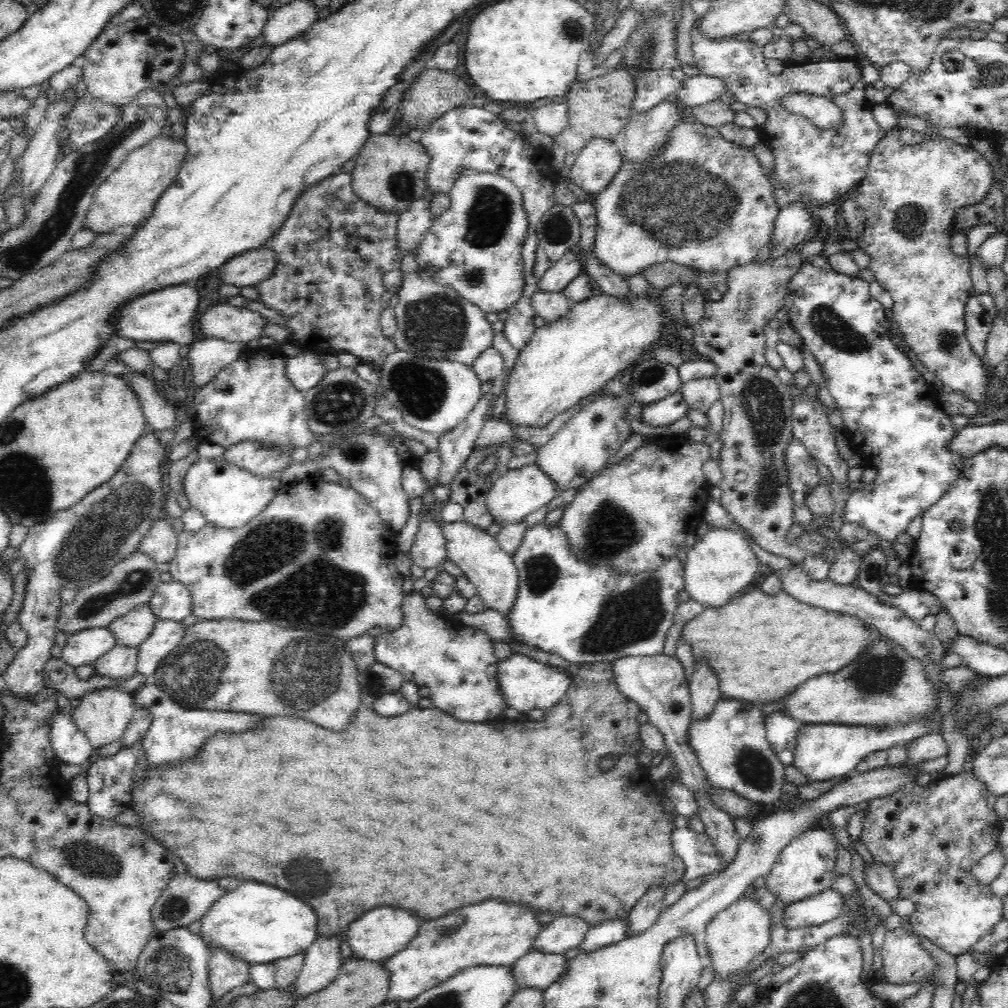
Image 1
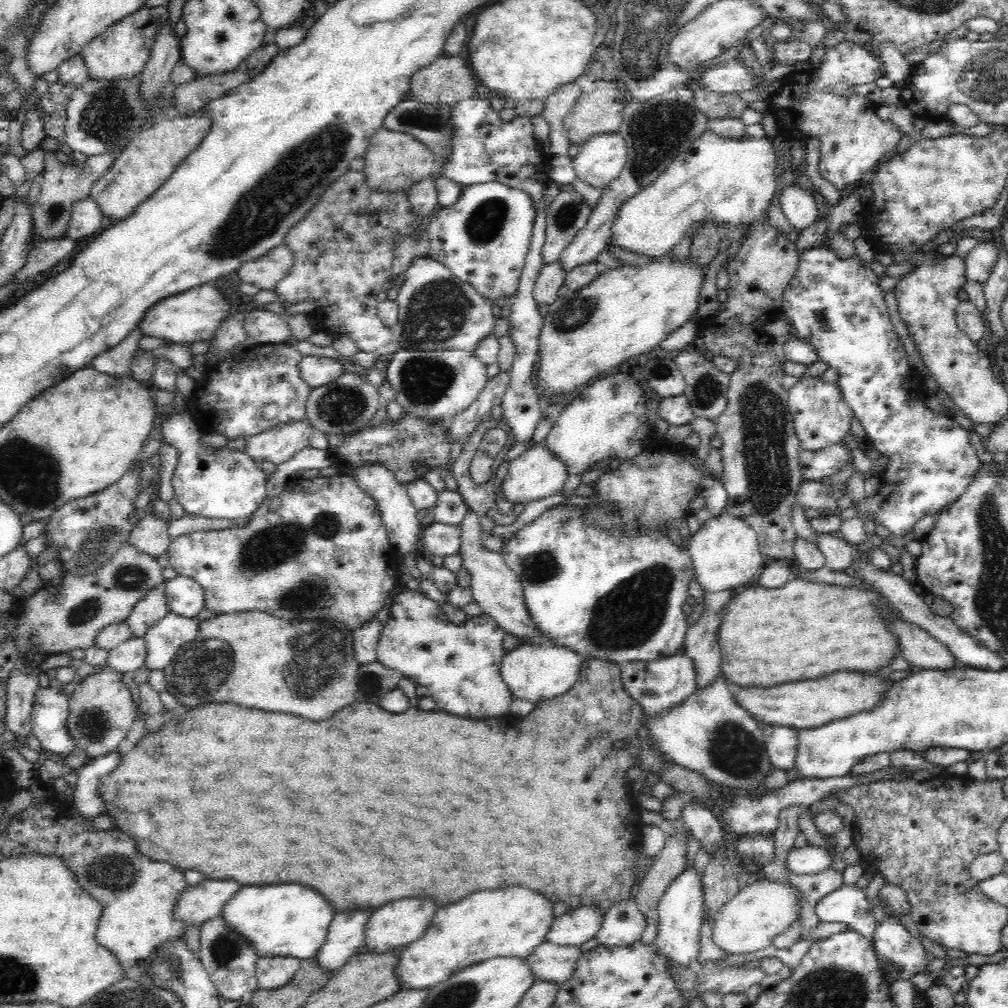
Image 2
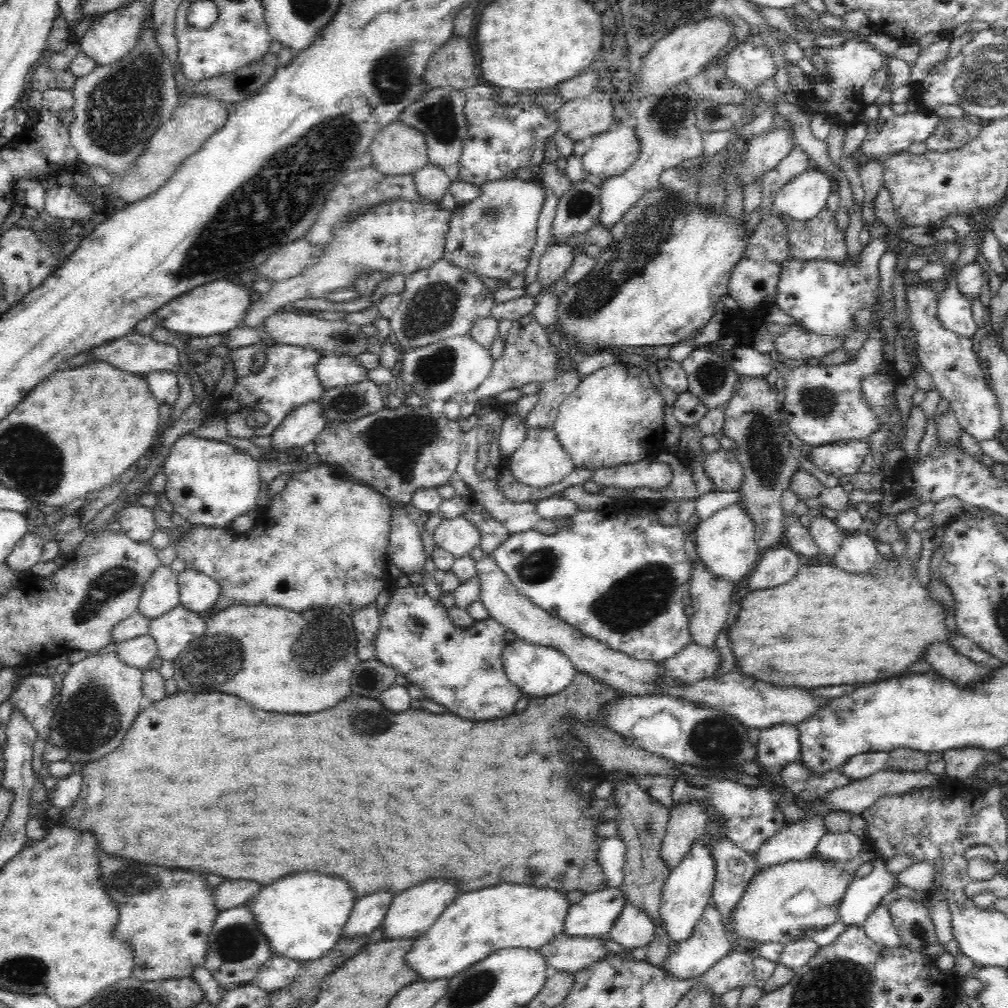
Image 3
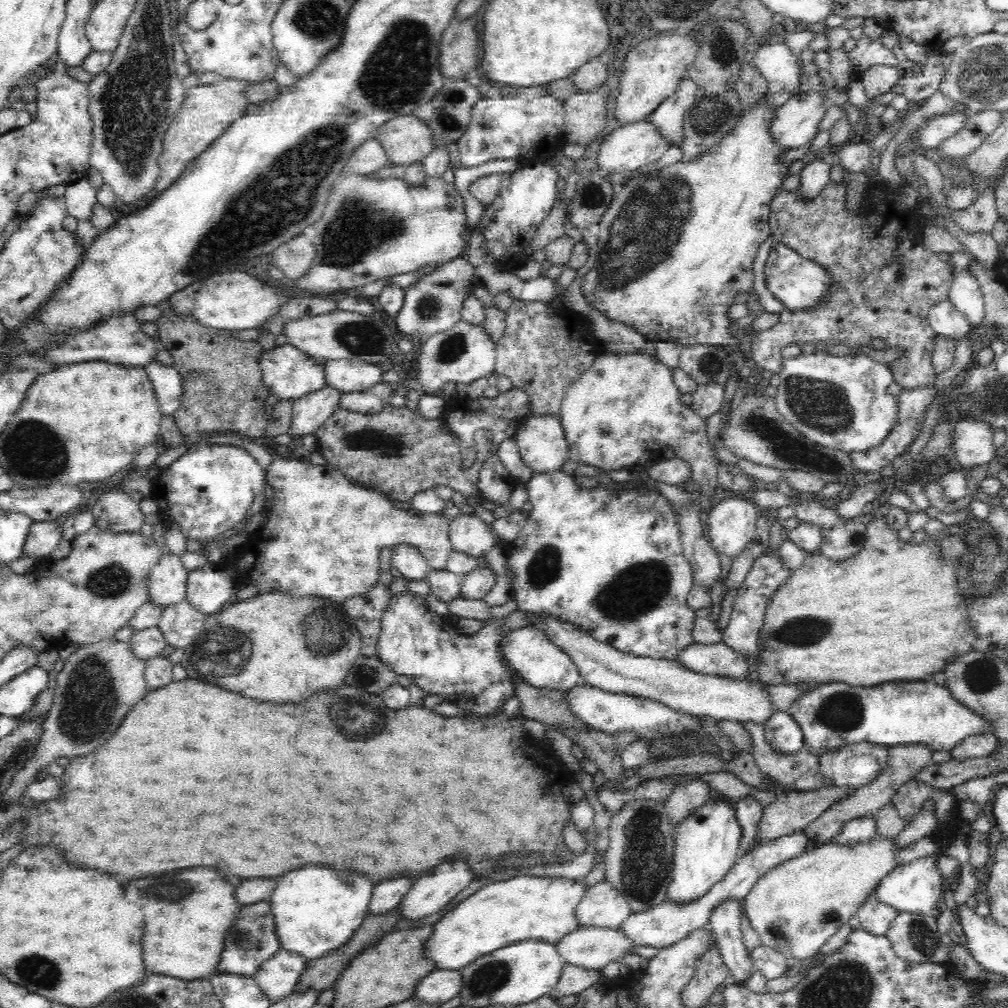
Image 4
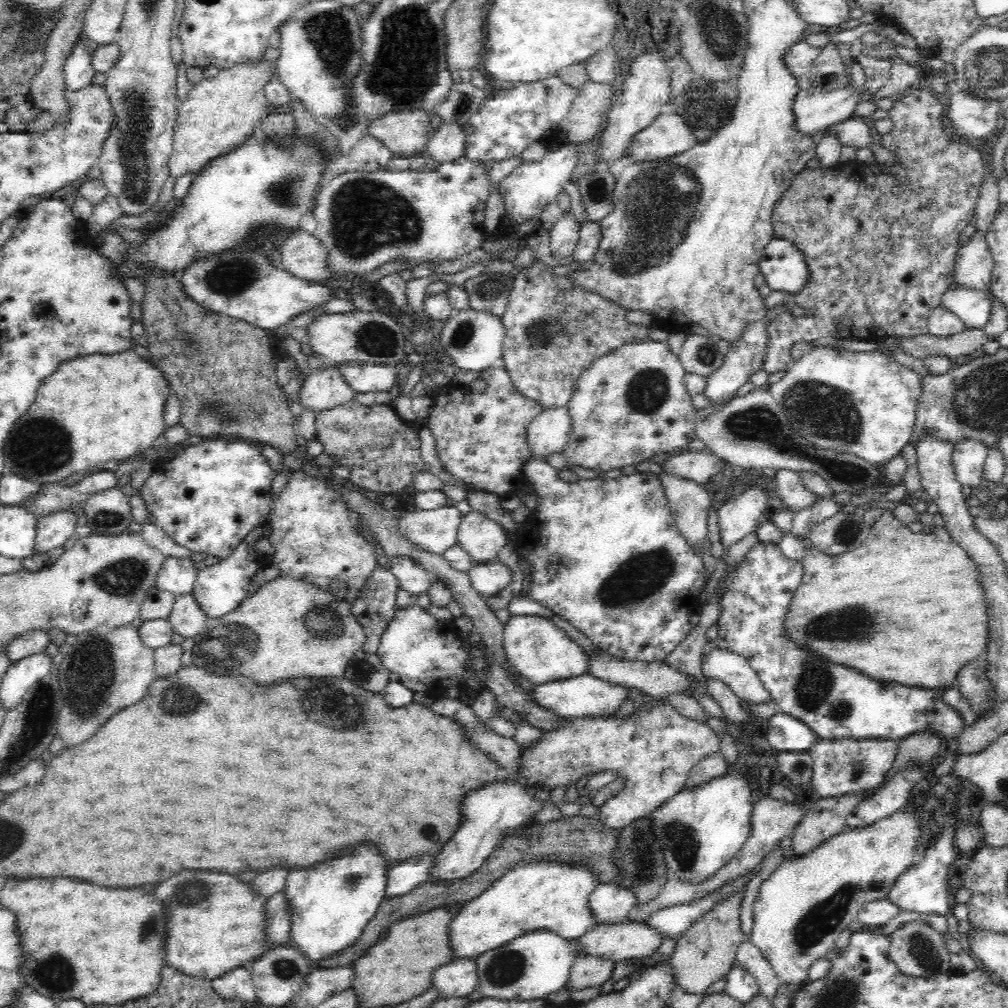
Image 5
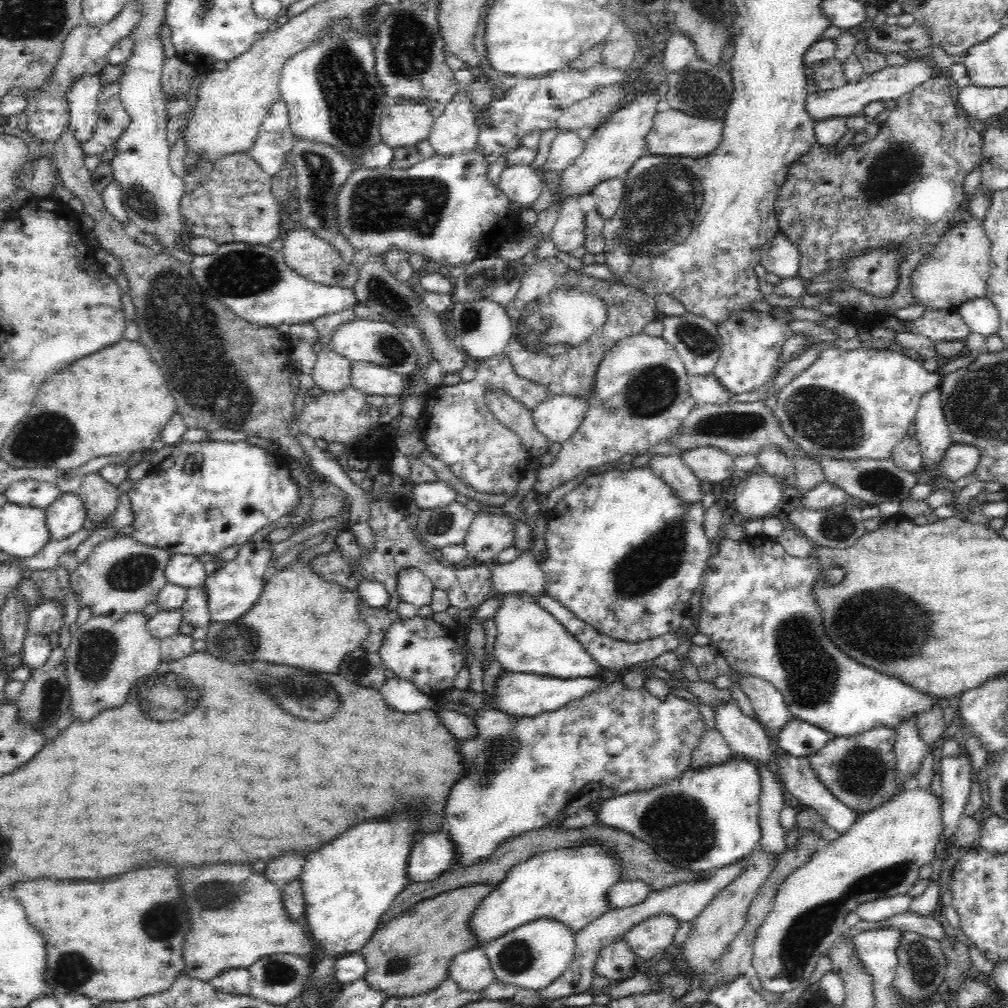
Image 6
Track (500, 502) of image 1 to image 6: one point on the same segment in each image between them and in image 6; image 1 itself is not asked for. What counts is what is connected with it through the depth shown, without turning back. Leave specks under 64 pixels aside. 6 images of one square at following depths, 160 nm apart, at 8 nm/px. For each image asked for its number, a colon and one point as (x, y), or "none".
2: (538, 473)
3: (540, 461)
4: (540, 440)
5: (549, 433)
6: (557, 418)

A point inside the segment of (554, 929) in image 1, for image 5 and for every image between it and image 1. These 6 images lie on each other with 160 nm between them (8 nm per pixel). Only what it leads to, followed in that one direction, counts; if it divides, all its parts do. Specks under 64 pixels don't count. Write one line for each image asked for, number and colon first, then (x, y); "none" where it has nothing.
2: (576, 927)
3: (594, 916)
4: (602, 906)
5: (610, 904)

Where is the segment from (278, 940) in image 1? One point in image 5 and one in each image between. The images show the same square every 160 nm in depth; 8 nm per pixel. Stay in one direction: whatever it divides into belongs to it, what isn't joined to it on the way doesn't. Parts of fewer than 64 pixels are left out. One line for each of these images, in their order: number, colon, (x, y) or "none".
2: (289, 920)
3: (302, 917)
4: (315, 911)
5: (330, 904)

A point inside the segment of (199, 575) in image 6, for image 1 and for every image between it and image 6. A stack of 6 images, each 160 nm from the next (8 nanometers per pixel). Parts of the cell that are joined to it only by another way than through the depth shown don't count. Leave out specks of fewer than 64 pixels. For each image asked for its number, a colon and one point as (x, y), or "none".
1: (130, 630)
2: (152, 607)
3: (160, 594)
4: (167, 580)
5: (176, 575)

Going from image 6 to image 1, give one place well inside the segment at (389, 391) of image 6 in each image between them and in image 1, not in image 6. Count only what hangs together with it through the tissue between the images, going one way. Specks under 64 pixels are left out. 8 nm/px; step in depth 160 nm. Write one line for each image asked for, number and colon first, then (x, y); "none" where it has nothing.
1: (304, 371)
2: (316, 371)
3: (337, 370)
4: (344, 375)
5: (362, 377)

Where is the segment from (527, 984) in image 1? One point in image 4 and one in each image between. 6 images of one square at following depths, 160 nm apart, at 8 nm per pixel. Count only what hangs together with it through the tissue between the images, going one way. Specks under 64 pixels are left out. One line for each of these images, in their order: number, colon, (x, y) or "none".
2: (548, 962)
3: (565, 953)
4: (591, 948)

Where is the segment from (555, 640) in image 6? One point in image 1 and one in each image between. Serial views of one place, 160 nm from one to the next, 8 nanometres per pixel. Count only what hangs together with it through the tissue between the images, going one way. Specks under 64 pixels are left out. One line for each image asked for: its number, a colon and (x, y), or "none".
1: (525, 684)
2: (531, 672)
3: (537, 670)
4: (528, 652)
5: (538, 650)

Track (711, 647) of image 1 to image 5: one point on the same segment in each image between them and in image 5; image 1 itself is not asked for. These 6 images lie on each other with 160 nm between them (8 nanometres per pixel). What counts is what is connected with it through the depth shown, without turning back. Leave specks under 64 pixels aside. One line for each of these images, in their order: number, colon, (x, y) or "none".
2: (801, 631)
3: (885, 621)
4: (894, 612)
5: (906, 607)

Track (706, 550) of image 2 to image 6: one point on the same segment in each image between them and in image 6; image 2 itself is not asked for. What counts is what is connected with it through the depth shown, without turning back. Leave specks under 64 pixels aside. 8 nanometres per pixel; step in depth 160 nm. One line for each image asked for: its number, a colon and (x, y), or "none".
3: (726, 544)
4: (731, 523)
5: (741, 517)
6: (758, 495)

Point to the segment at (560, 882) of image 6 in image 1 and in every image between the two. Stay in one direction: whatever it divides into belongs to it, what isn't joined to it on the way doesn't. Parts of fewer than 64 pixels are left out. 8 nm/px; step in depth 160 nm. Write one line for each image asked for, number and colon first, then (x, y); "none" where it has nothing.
1: (491, 933)
2: (503, 923)
3: (477, 924)
4: (537, 908)
5: (547, 896)

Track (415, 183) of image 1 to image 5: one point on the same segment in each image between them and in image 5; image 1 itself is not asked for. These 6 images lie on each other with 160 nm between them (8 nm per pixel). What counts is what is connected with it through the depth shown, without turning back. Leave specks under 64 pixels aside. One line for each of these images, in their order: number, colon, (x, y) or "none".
2: (394, 161)
3: (398, 149)
4: (405, 139)
5: (406, 133)

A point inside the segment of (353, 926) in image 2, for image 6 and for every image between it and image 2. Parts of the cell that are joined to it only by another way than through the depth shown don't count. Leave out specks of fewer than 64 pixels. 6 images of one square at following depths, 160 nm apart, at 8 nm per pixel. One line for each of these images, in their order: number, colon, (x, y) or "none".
3: (367, 914)
4: (386, 897)
5: (405, 877)
6: (432, 855)

